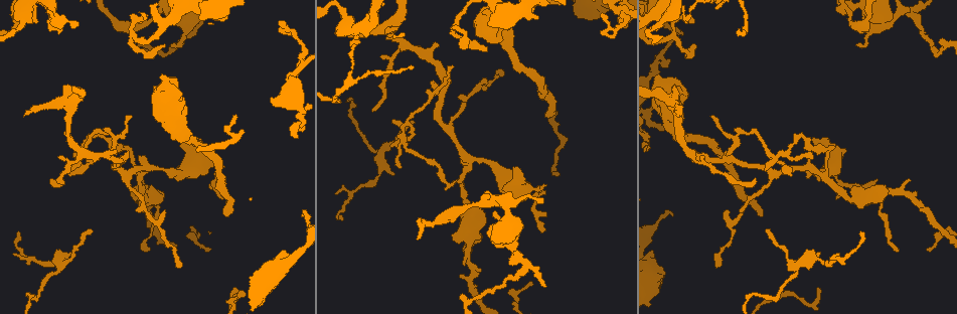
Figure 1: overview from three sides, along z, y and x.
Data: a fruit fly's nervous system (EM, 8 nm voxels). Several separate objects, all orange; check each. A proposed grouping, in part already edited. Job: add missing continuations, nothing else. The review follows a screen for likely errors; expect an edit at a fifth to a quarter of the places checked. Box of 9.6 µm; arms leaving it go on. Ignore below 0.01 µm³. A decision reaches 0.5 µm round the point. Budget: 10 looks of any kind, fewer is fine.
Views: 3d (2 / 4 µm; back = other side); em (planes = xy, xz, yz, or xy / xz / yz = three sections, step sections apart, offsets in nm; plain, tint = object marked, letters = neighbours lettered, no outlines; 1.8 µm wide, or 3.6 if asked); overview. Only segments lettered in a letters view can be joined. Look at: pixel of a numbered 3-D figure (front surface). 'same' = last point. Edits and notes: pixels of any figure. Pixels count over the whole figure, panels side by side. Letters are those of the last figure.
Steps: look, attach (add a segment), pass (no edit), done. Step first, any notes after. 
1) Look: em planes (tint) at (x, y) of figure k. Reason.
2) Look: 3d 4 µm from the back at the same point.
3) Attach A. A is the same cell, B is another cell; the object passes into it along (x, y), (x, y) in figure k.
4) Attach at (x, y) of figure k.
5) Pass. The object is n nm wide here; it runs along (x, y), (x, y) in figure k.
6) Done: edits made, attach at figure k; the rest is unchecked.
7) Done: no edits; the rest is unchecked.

Look: em planes (letters) at (70, 110) of figure 1. A fork.

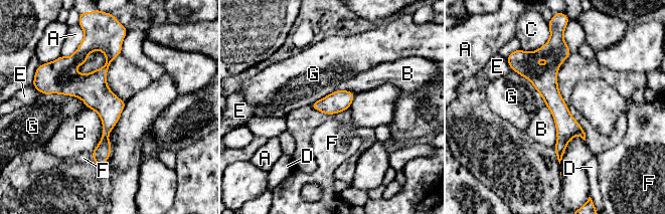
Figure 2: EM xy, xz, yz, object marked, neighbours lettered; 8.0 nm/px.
Pass. The object is 160 nm wide here; the longest contact is with G, 400 nm; A, B, C, D, E, F and G are other cells; none of them fits.

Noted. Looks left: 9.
Look: 3d 2 µm at (500, 203) of figure 1. Narrows sharply.

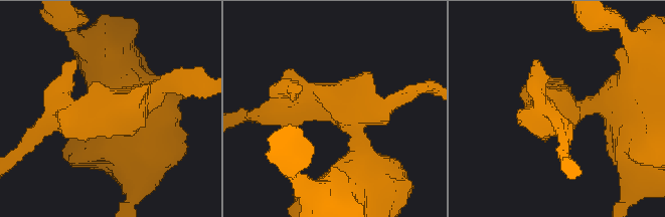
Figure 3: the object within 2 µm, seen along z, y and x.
Look: em planes (plain) at (339, 105) of figure 3.

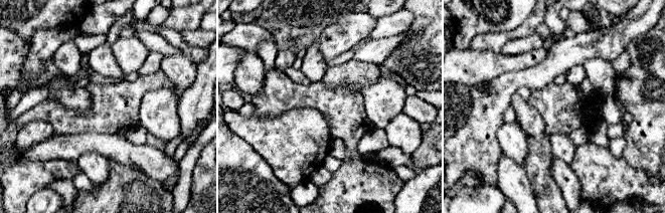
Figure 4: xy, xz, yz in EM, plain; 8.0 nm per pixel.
Look: em planes (letters) at the same point. What lies round it.

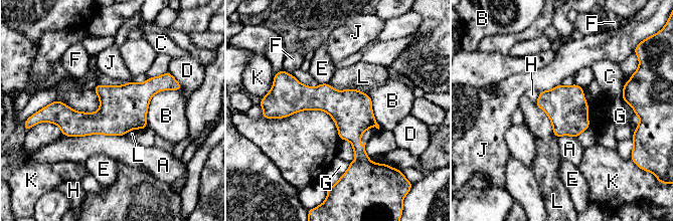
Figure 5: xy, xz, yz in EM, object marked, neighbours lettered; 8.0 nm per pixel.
Pass. A, B, C, D, E, F, G, H, J, K and L are other cells; no lettered segment goes on from it.

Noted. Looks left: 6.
Look: 3d 2 µm at (89, 229) of figure 1.

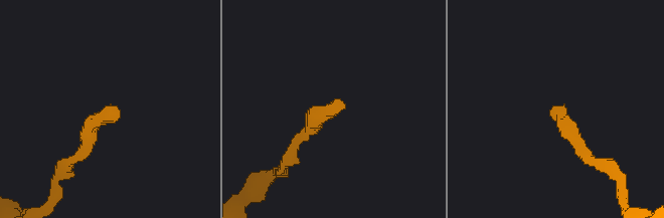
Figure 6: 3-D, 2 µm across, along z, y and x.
Look: em planes (plain) at (110, 105) of figure 6.

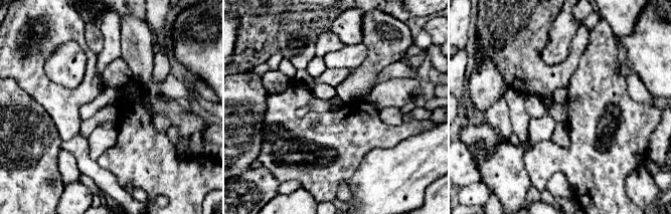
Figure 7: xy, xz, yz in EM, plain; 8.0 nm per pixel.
Look: em planes (letters) at the same point.

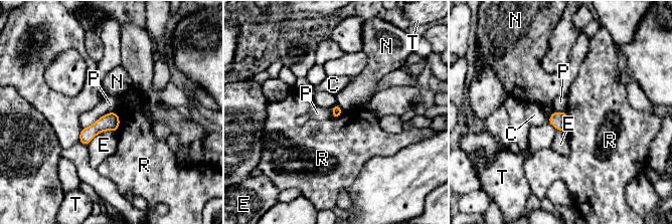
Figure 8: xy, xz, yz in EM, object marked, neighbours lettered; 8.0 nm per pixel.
Pass. The object is 70 nm wide here; C, E, N, P, R and T are other cells; a border runs along (115, 110), (104, 114), (81, 130) in figure 8; none of them fits.

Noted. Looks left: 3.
Look: em planes (letters) at (354, 38) of figure 1. Calibre changes.

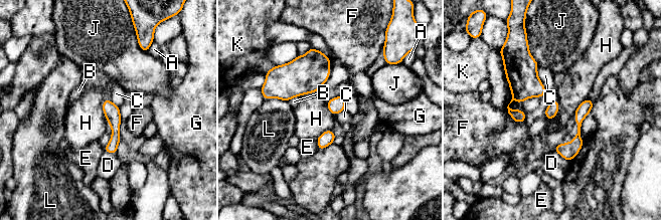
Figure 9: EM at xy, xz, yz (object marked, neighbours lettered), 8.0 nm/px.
Pass. The object is 100 nm wide here; the longest contact is with H, 220 nm; A, B, C, D, E, F, G, H, J, K and L are other cells; no lettered segment goes on from it.

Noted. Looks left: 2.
Done: no edits; the rest is unchecked.

